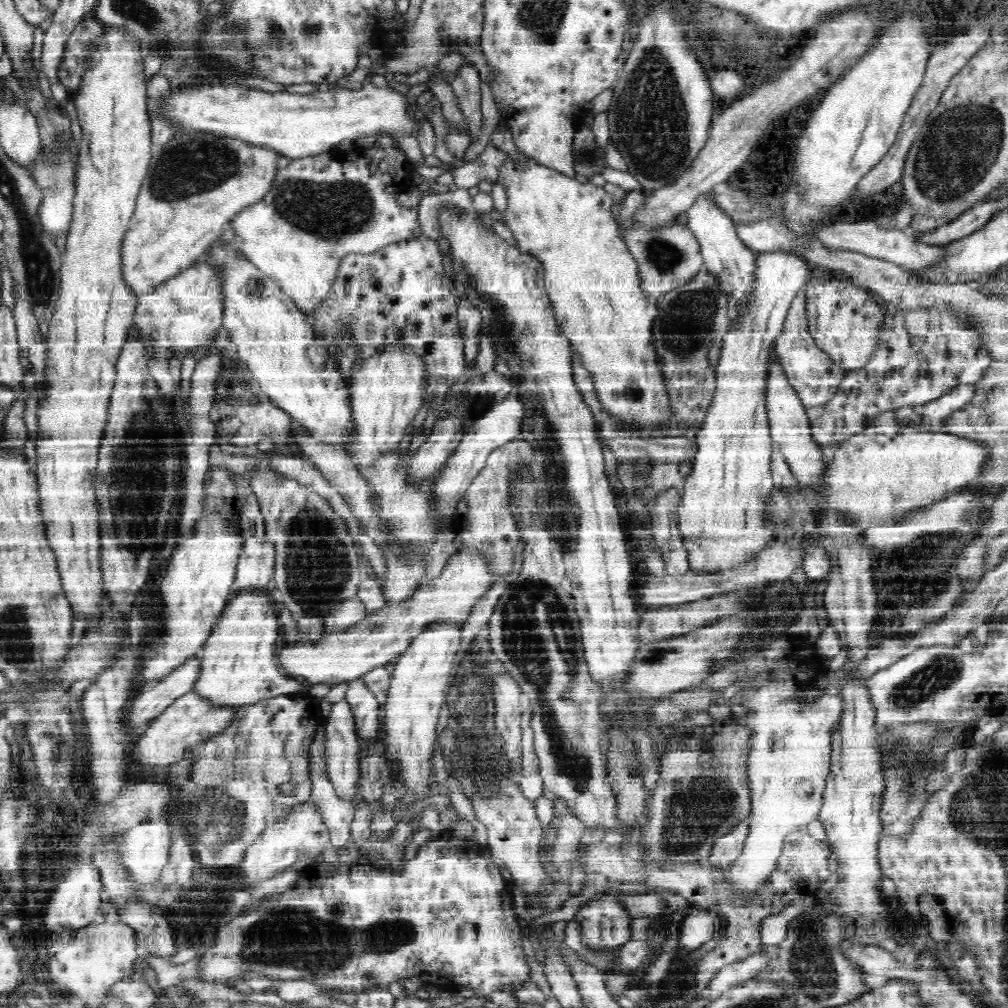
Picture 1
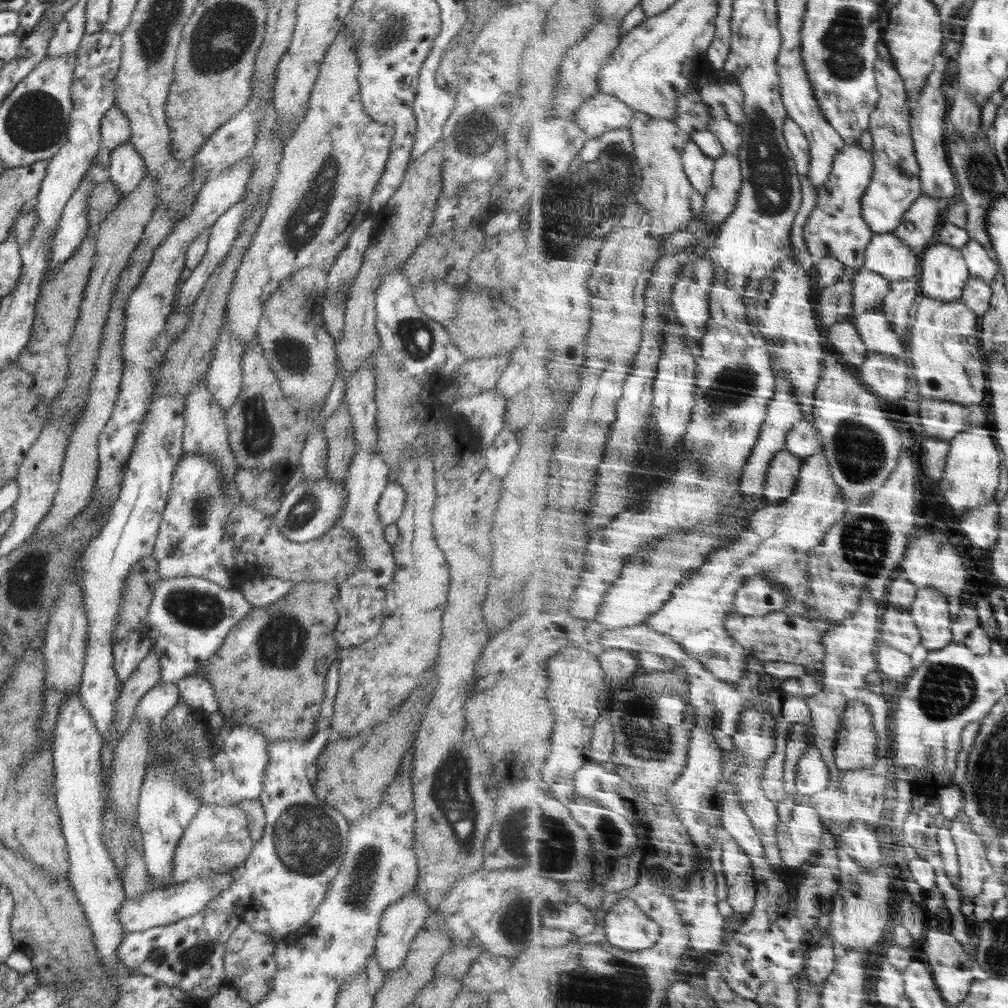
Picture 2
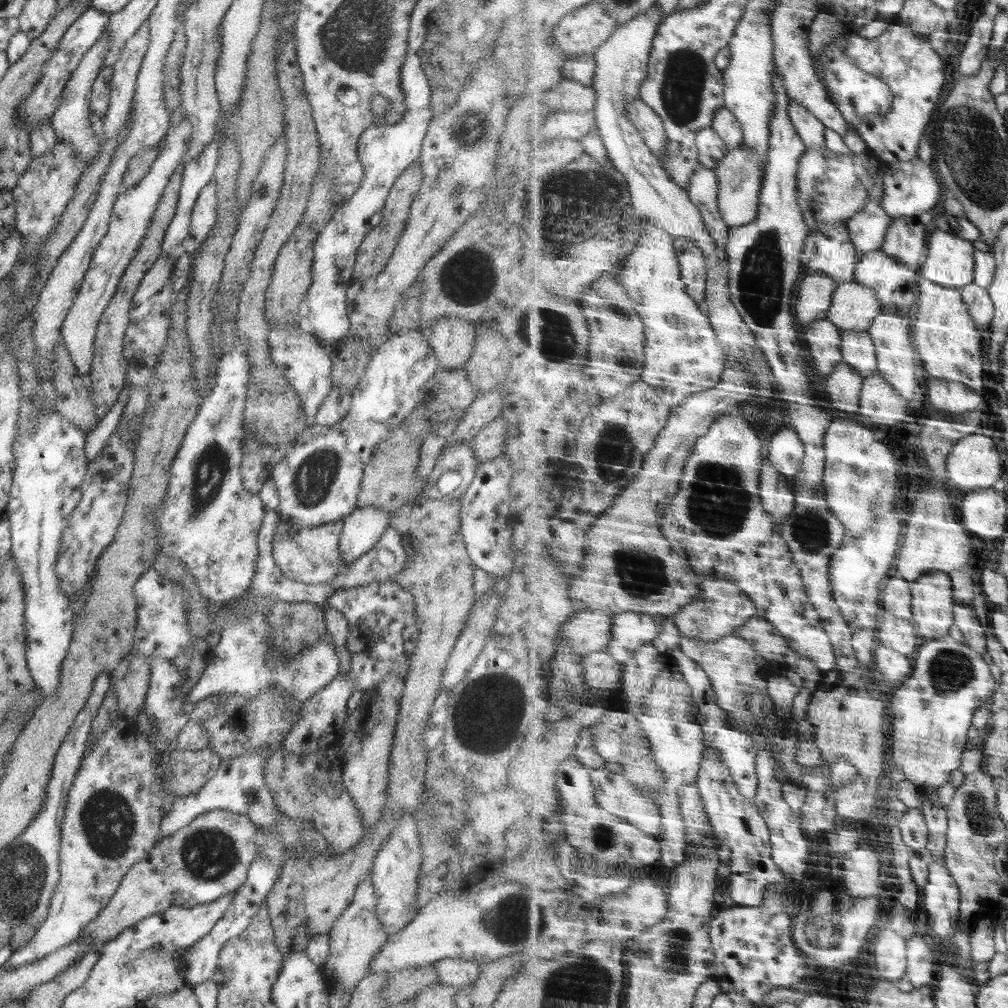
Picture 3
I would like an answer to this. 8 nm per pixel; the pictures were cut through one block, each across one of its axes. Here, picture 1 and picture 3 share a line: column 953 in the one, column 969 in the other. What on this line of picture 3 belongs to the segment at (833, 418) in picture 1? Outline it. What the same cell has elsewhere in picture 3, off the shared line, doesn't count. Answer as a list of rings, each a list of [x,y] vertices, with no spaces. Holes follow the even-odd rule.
[[[926,277],[920,283],[920,298],[916,309],[914,343],[921,354],[922,367],[928,377],[962,382],[972,390],[984,390],[984,337],[972,316],[963,290],[948,288]]]

